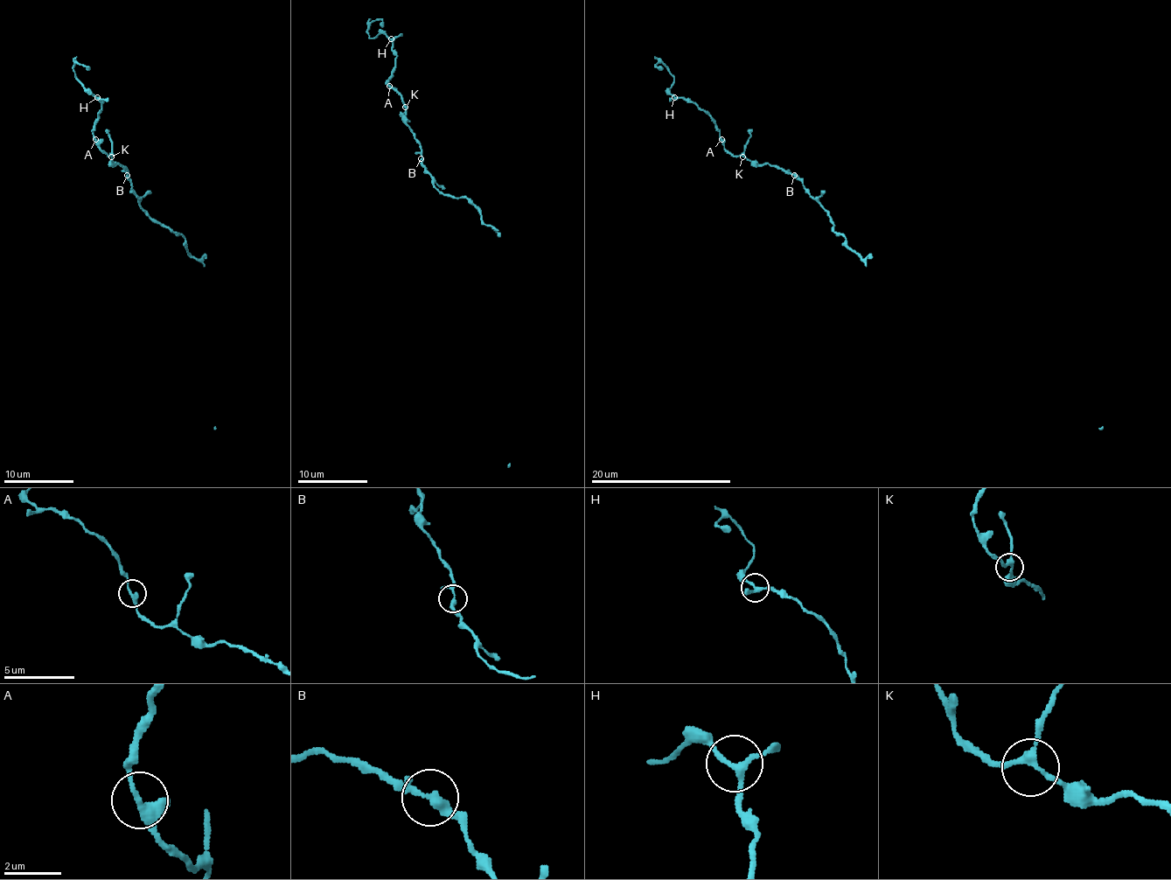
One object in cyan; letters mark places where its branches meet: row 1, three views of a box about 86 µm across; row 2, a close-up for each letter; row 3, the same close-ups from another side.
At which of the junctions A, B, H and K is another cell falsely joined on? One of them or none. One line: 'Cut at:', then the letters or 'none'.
Cut at: none

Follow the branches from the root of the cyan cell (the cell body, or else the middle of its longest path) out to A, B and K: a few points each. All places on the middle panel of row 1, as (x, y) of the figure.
A: (470, 201), (447, 196), (433, 184), (433, 177), (422, 163), (422, 149), (405, 122), (403, 98), (389, 86)
B: (470, 201), (466, 198), (443, 194), (433, 184), (433, 177), (421, 157)
K: (470, 201), (466, 198), (447, 196), (433, 184), (433, 177), (422, 163), (422, 149), (405, 122), (405, 107)

